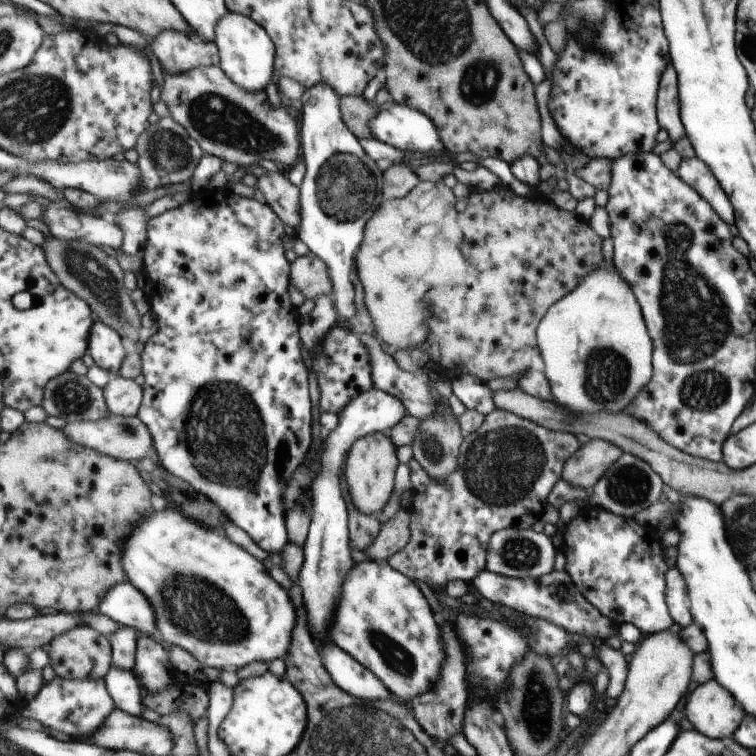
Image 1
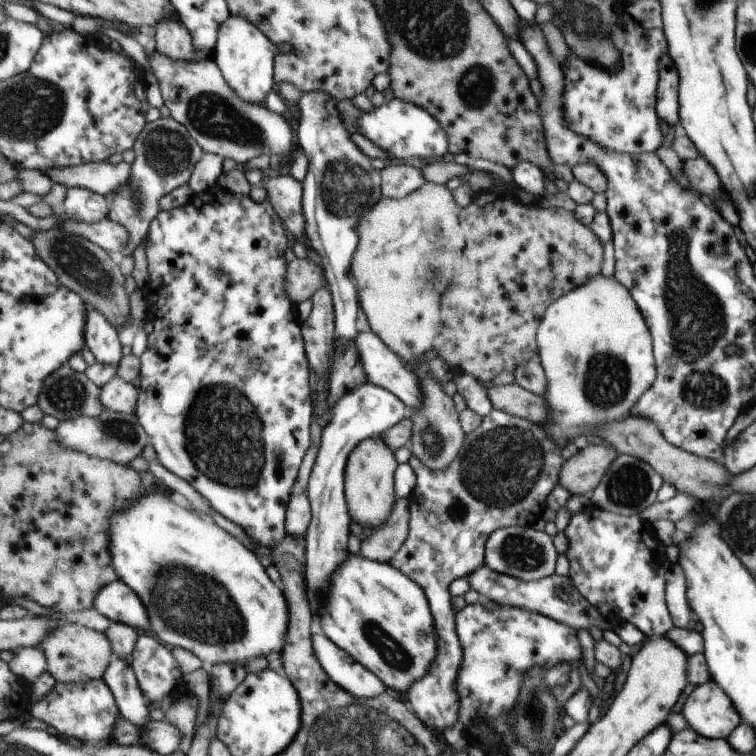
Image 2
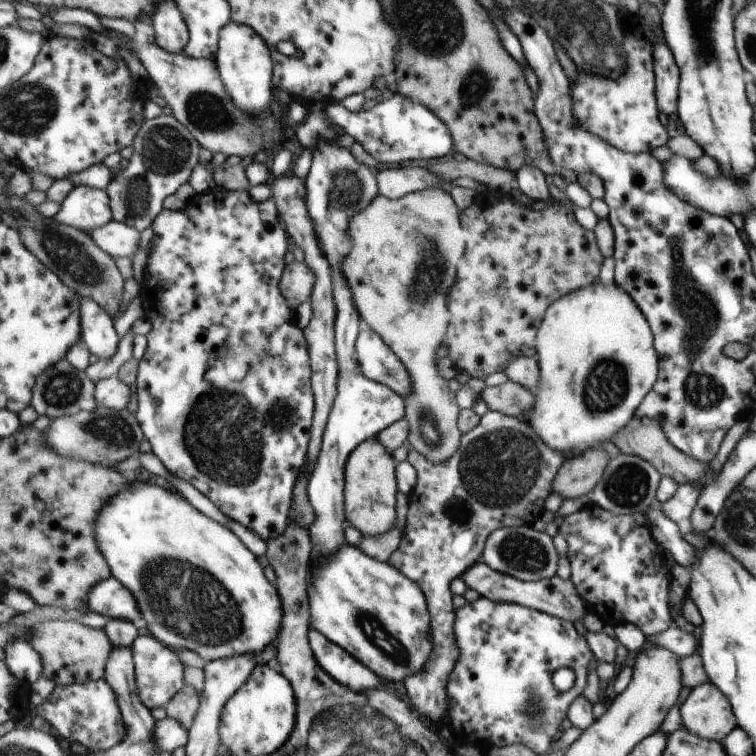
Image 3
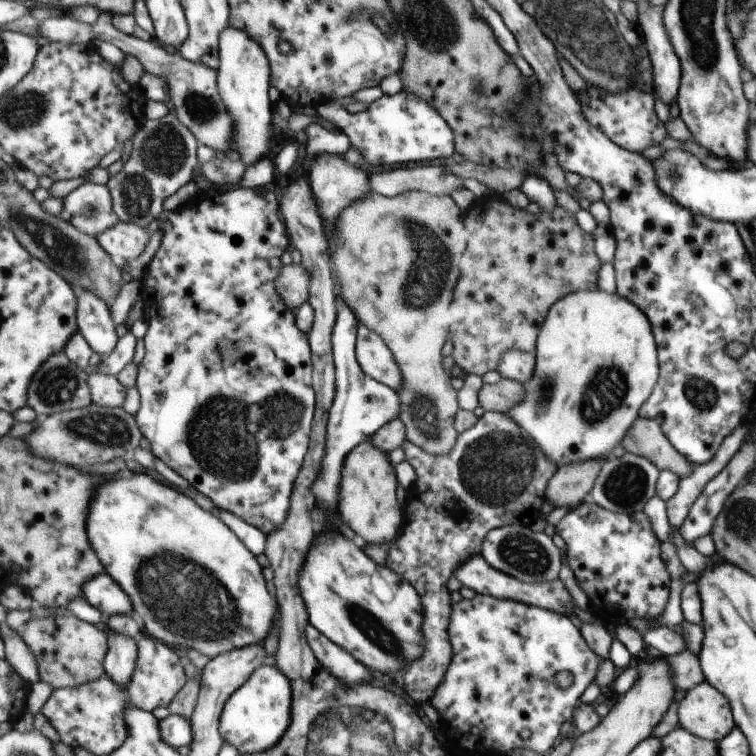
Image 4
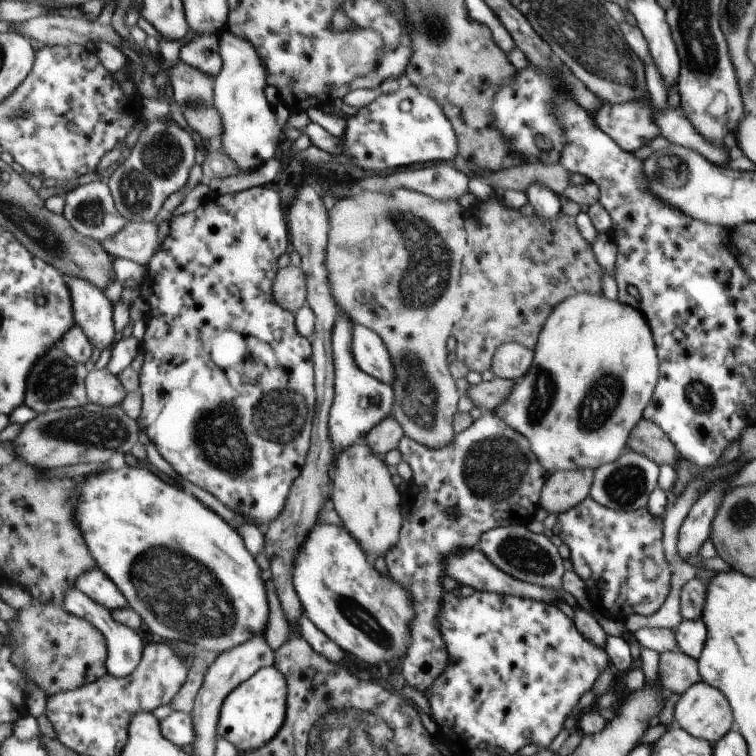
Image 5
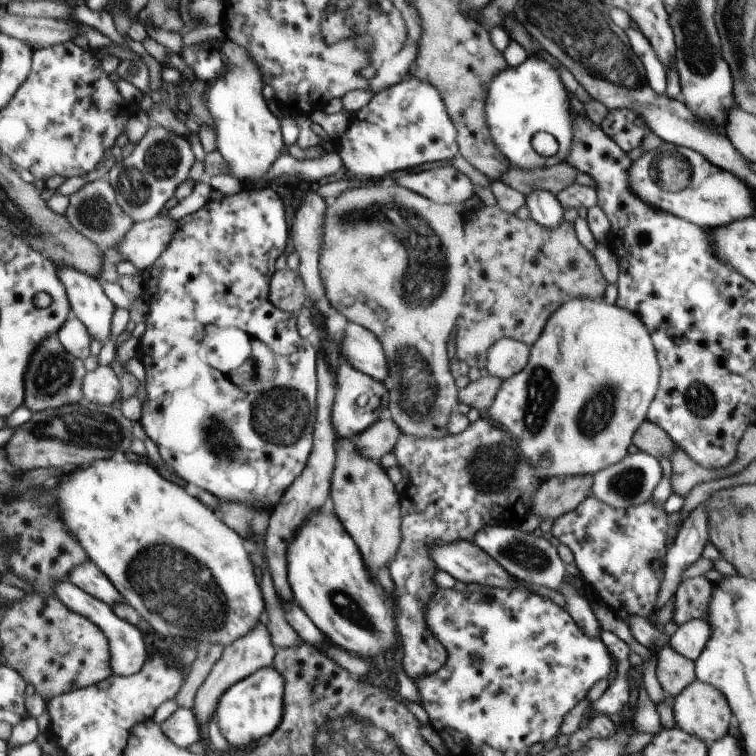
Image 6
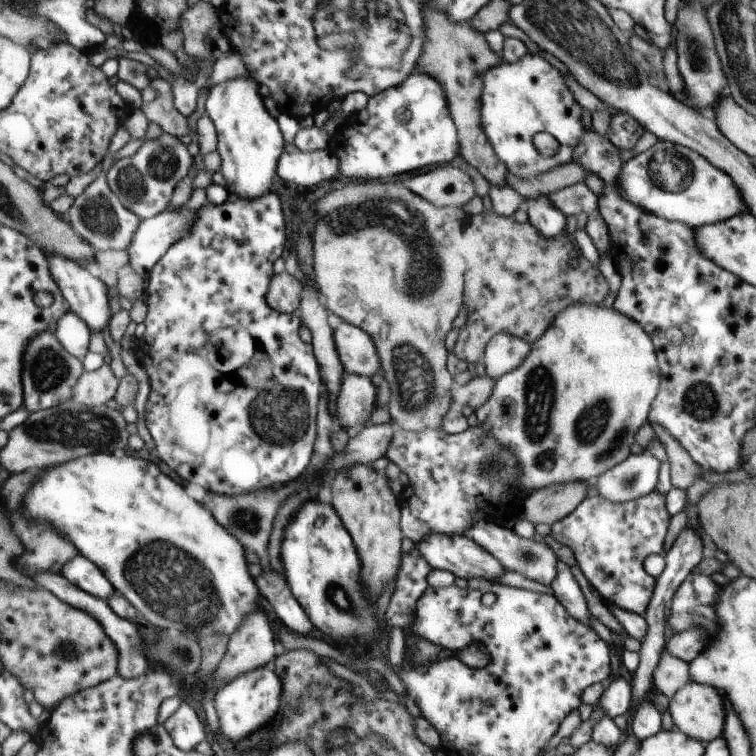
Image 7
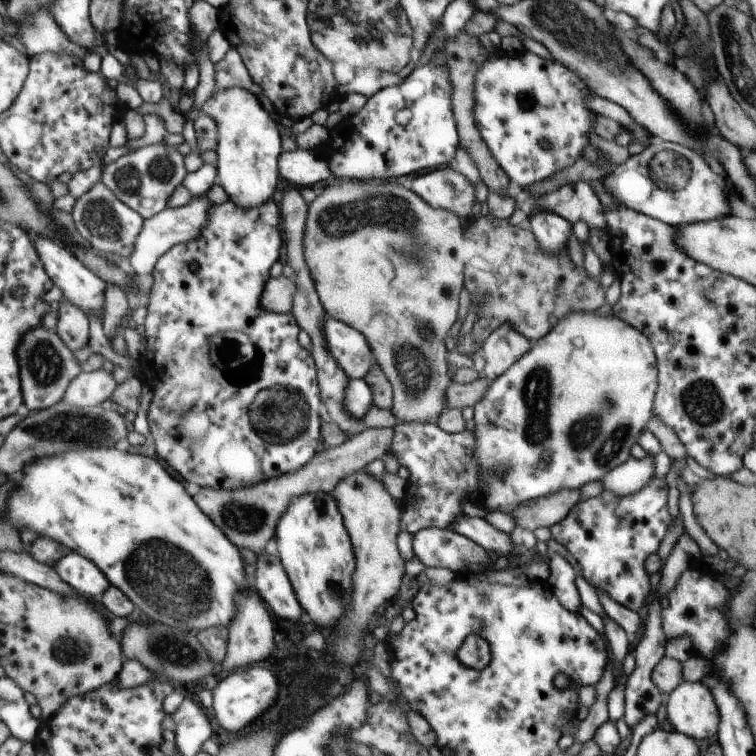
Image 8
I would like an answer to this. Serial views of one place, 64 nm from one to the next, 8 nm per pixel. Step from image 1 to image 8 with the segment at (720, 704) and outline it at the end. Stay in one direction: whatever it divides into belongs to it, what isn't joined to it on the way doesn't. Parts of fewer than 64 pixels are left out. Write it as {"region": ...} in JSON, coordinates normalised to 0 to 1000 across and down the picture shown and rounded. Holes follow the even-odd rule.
{"region":[[[902,901],[880,925],[892,966],[926,981],[948,976],[954,947],[943,913],[929,902]]]}

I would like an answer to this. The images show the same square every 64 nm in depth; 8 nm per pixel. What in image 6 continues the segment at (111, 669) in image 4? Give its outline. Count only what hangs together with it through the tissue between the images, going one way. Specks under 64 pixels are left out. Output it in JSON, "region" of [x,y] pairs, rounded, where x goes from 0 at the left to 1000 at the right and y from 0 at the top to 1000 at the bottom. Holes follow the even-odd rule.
{"region":[[[82,769],[75,772],[75,790],[90,800],[93,806],[118,816],[119,820],[139,833],[149,858],[149,886],[152,892],[171,896],[175,892],[185,890],[193,882],[196,877],[196,854],[193,854],[190,839],[188,839],[184,828],[157,817],[148,800],[126,791],[122,786],[114,784],[94,769]]]}

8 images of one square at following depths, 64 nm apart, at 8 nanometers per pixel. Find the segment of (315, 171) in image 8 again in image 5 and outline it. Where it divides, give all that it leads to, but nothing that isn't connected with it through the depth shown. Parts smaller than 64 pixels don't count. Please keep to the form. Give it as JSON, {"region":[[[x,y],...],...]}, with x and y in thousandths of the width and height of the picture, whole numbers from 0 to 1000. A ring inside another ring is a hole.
{"region":[[[354,210],[354,214],[349,214],[347,220],[341,221],[341,225],[319,228],[316,231],[304,228],[299,235],[286,235],[283,241],[279,241],[278,249],[294,258],[300,258],[323,254],[341,246],[349,247],[365,235],[370,224],[380,224],[381,217],[384,217],[384,212]],[[373,214],[378,214],[378,217],[373,220]]]}

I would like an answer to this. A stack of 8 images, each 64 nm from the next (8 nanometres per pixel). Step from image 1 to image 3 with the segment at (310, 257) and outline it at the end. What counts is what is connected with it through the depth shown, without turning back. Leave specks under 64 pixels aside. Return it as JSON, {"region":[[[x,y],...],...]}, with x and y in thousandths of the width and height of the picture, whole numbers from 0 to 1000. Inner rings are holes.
{"region":[[[389,344],[378,353],[370,373],[372,386],[389,407],[413,396],[414,381],[419,376],[419,362],[403,345]]]}

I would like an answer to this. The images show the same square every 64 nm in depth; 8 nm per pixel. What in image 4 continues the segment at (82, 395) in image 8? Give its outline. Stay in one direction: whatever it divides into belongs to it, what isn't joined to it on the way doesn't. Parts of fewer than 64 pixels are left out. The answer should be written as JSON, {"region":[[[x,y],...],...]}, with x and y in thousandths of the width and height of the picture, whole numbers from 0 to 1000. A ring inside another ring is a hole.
{"region":[[[120,495],[119,511],[123,515],[124,533],[136,538],[159,540],[167,534],[169,512],[155,497],[144,495]]]}

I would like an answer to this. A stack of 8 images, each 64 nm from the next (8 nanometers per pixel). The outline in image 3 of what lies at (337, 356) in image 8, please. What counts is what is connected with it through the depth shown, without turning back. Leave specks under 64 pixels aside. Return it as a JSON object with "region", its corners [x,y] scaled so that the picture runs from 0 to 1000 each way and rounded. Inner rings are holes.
{"region":[[[479,437],[472,444],[471,472],[478,491],[489,503],[517,513],[534,529],[545,519],[545,503],[534,481],[499,439]]]}

